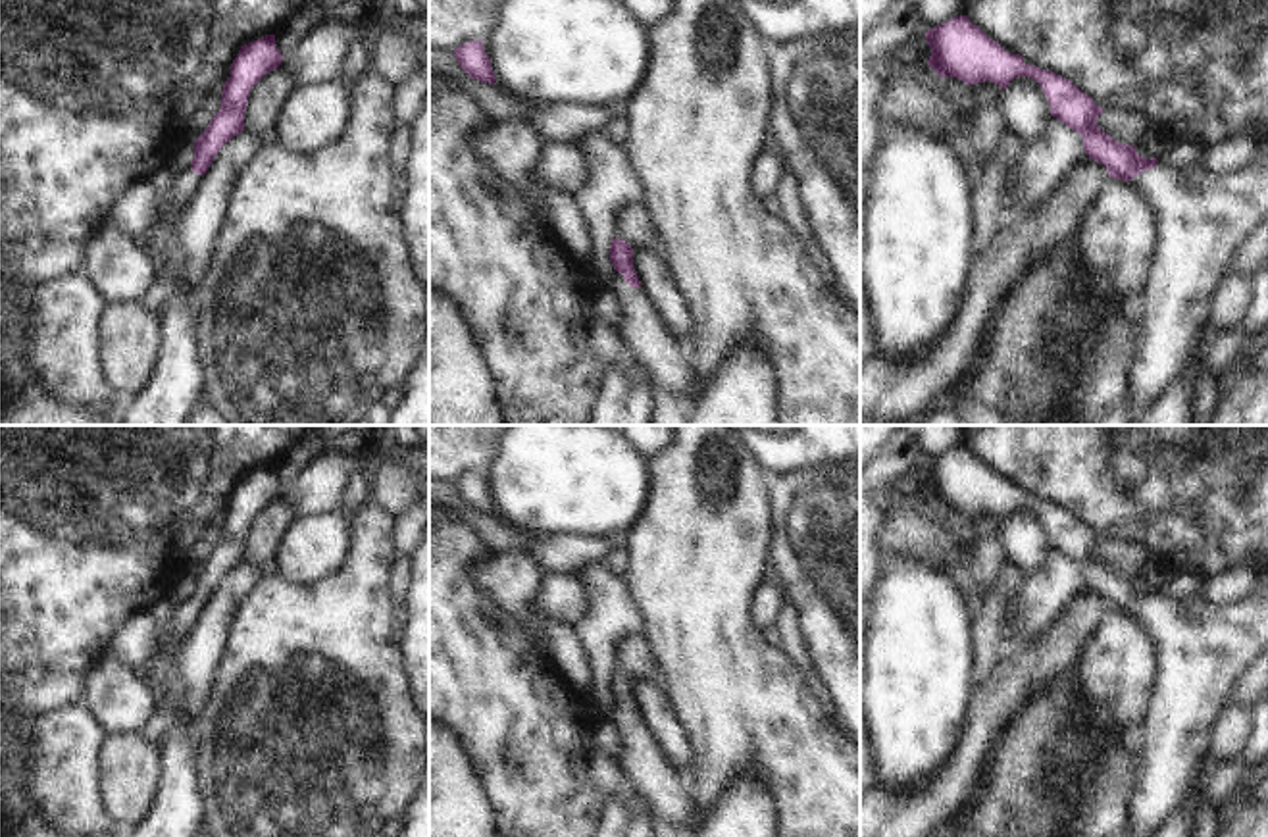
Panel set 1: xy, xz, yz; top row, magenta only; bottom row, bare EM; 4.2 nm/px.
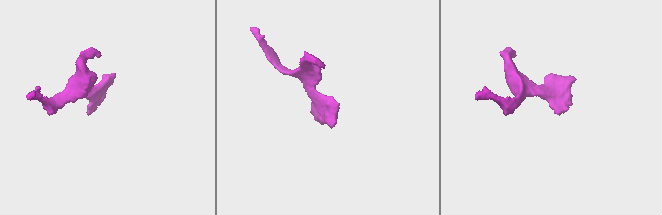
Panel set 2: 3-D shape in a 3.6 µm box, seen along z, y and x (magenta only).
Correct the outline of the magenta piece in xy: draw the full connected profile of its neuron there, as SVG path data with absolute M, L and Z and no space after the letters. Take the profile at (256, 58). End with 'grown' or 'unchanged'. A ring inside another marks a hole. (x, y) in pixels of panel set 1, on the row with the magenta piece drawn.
M266 35L254 42L241 46L231 63L221 92L221 108L212 117L206 131L194 140L194 158L189 169L183 169L169 179L162 179L165 187L167 212L181 210L194 194L196 185L208 171L216 154L244 129L244 112L252 87L283 62L275 46L275 35Z | grown

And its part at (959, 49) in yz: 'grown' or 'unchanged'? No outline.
grown

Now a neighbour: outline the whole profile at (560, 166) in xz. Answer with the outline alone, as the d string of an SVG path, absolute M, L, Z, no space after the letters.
M546 144L535 165L535 177L575 194L587 183L587 164L573 144Z

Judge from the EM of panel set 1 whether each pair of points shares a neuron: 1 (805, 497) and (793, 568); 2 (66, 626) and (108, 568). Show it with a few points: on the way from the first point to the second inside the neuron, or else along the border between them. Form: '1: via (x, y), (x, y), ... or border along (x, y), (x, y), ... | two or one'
1: via (805, 514), (805, 551) | one
2: via (68, 610), (93, 582) | one

